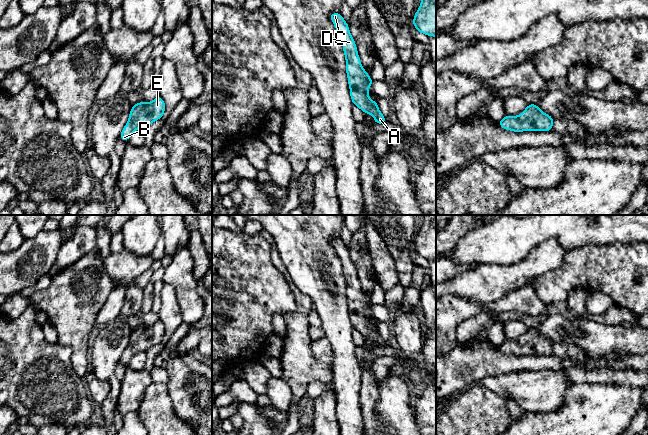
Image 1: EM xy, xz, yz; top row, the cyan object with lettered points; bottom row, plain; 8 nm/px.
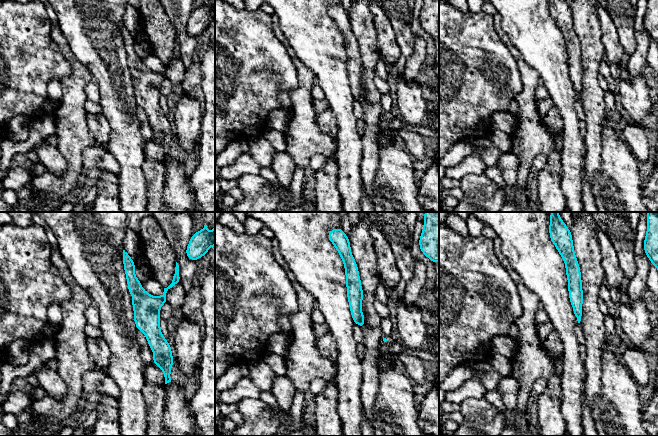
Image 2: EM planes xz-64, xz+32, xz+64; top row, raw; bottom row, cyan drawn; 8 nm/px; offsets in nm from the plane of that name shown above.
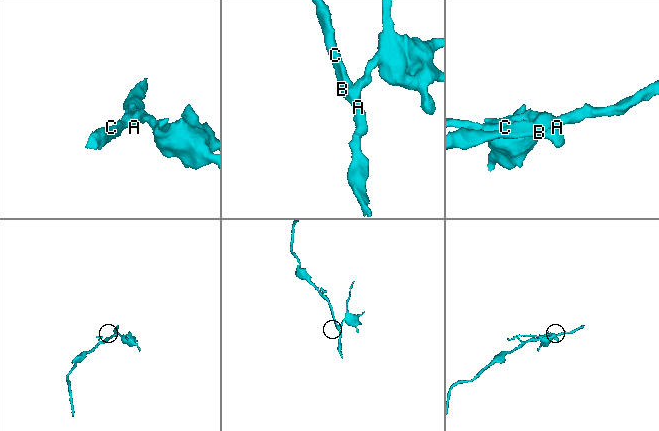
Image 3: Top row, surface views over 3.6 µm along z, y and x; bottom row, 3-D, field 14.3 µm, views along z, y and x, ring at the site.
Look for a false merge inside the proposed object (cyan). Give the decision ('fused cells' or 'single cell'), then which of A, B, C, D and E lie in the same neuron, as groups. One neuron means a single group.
single cell | A B C D E

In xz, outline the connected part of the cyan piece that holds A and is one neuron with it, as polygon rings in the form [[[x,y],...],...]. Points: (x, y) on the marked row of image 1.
[[[331,13],[330,18],[339,33],[346,58],[346,72],[350,87],[350,96],[354,105],[364,113],[372,114],[374,122],[384,124],[387,120],[378,109],[377,101],[371,101],[367,89],[372,85],[372,79],[361,65],[357,47],[349,27],[340,13]]]

